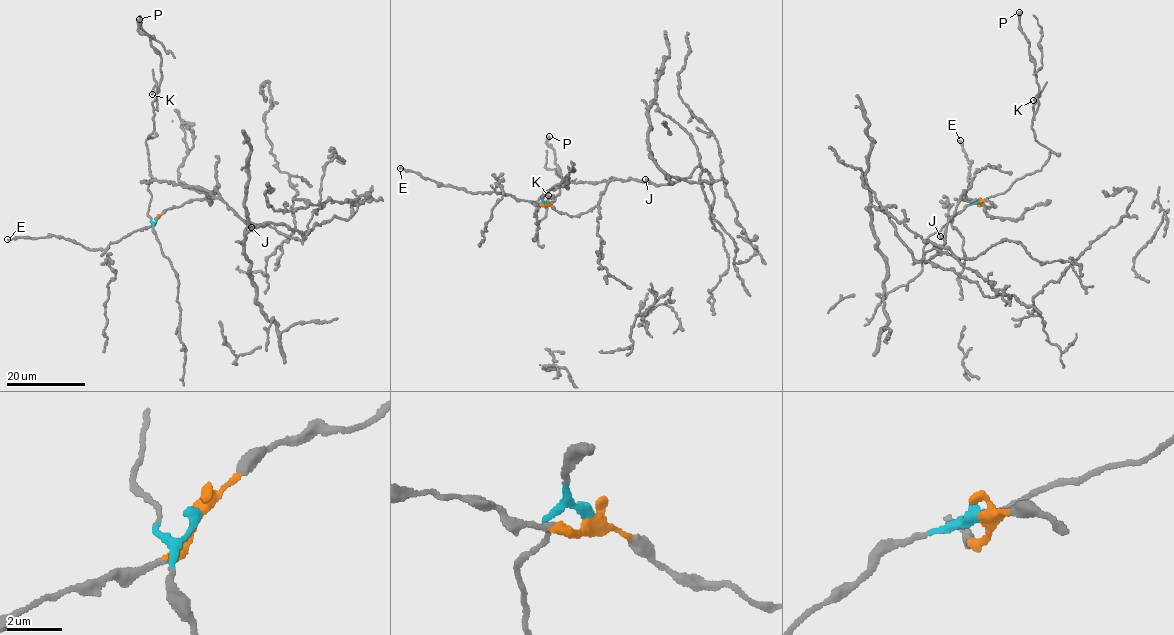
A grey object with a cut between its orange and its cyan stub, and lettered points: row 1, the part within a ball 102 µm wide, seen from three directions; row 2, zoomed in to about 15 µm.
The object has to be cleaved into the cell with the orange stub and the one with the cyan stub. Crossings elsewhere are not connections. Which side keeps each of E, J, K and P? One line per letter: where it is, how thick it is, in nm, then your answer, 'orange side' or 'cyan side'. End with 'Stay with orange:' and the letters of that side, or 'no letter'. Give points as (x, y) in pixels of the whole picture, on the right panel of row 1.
E: at (960, 140); 220 nm thick; orange side
J: at (940, 236); 440 nm thick; orange side
K: at (1033, 100); 320 nm thick; cyan side
P: at (1019, 12); 600 nm thick; cyan side
Stay with orange: E, J

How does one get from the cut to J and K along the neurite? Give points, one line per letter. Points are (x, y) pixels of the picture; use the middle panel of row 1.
J: (545, 203), (572, 216), (581, 215), (595, 207), (611, 180), (636, 179), (648, 183), (645, 179)
K: (545, 203), (535, 210), (539, 227), (533, 240), (545, 217), (548, 199), (553, 195), (548, 195)

